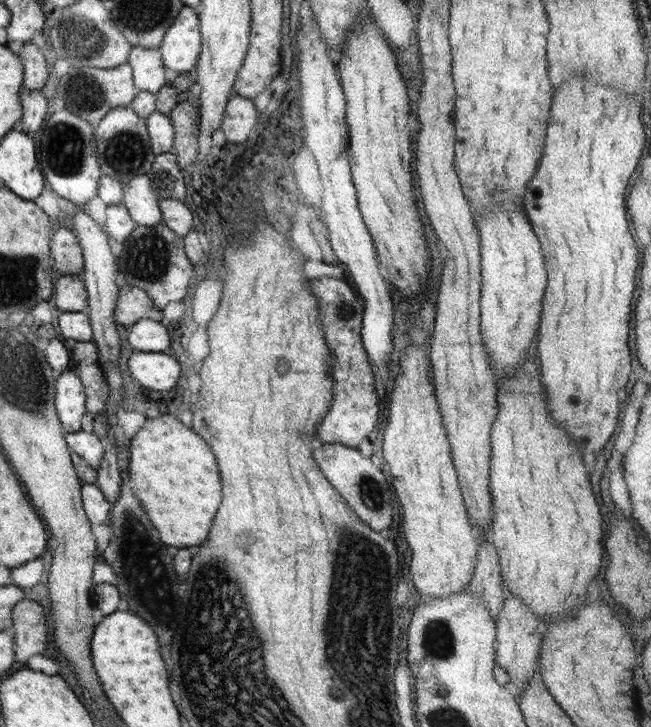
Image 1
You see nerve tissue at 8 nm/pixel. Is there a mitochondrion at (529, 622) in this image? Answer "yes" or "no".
no

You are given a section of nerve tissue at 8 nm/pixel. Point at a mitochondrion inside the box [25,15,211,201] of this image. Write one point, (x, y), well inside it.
(63, 152)

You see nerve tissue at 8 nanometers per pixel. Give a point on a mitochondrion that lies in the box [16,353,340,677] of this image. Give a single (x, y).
(132, 534)

